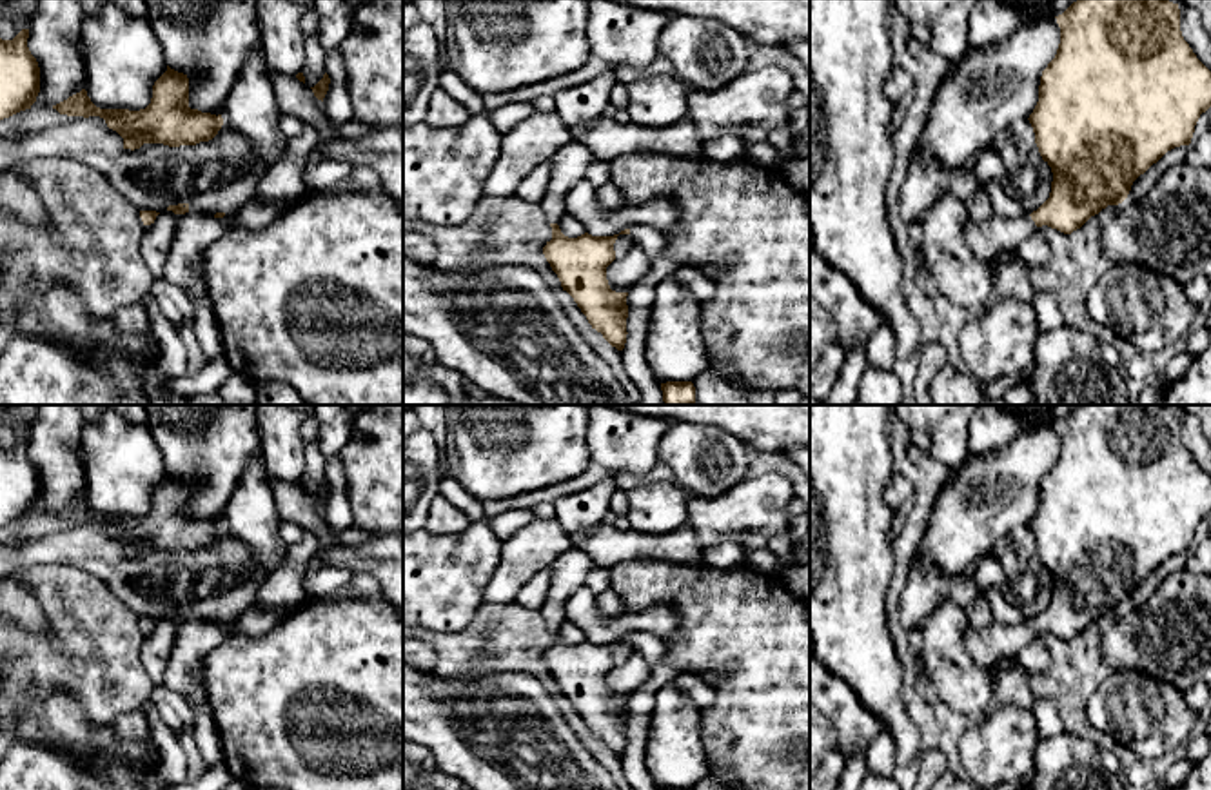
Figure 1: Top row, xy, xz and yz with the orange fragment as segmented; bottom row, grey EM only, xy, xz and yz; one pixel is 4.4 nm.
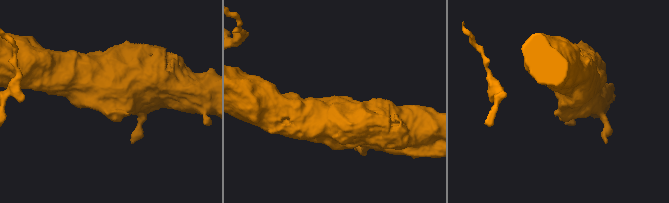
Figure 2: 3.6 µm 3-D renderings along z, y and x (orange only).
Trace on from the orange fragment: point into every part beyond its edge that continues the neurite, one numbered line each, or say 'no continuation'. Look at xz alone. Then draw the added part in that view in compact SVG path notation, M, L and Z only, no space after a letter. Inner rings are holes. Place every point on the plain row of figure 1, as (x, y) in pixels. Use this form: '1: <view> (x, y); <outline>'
1: xz (571, 569); M572 547L556 559L550 567L554 572L546 603L541 608L545 623L550 630L557 630L565 619L566 601L577 592L588 572L594 568L594 561L583 550Z

